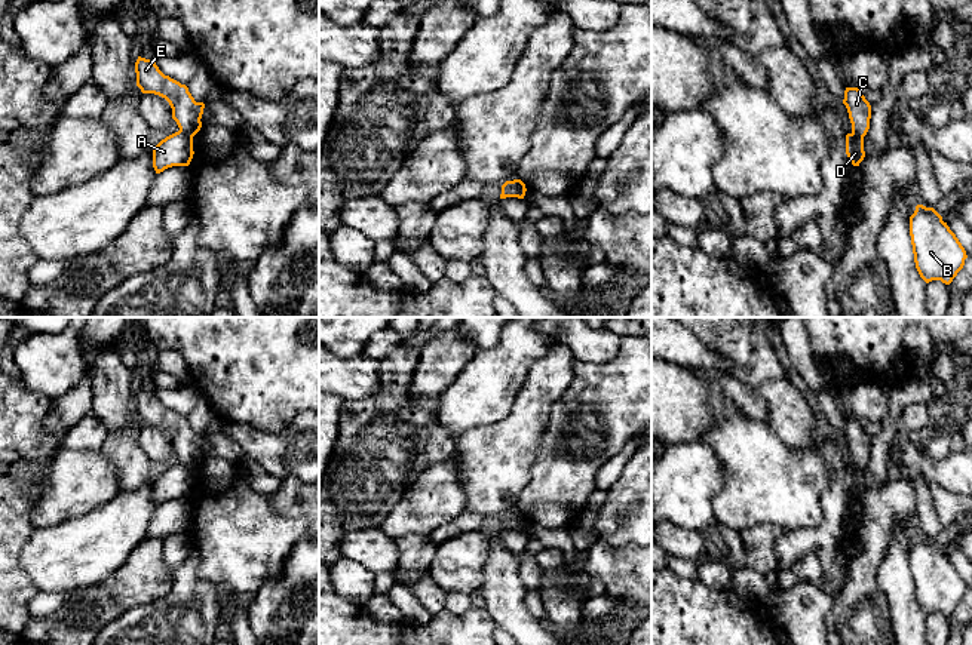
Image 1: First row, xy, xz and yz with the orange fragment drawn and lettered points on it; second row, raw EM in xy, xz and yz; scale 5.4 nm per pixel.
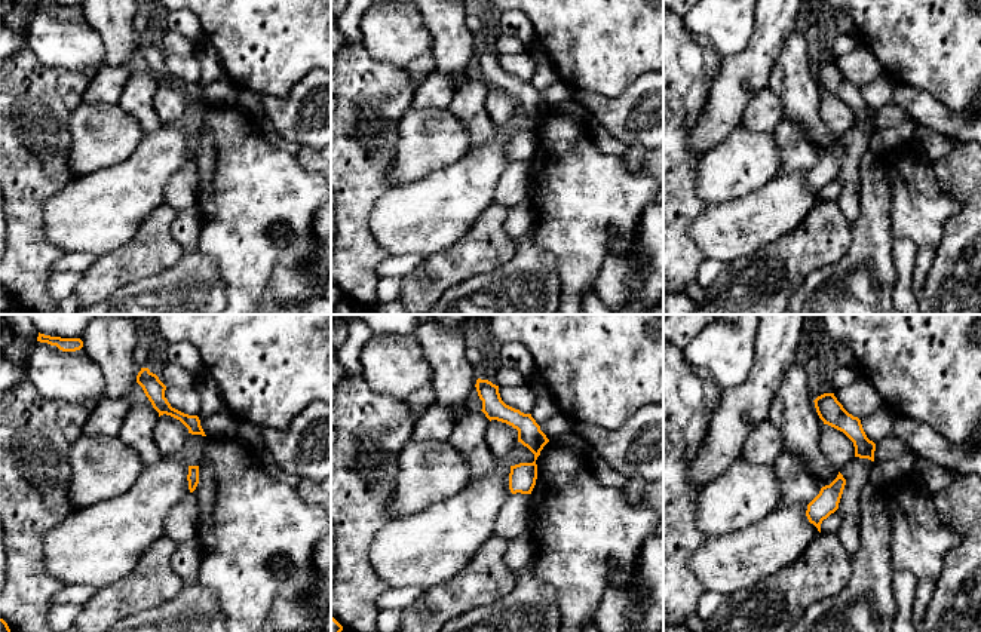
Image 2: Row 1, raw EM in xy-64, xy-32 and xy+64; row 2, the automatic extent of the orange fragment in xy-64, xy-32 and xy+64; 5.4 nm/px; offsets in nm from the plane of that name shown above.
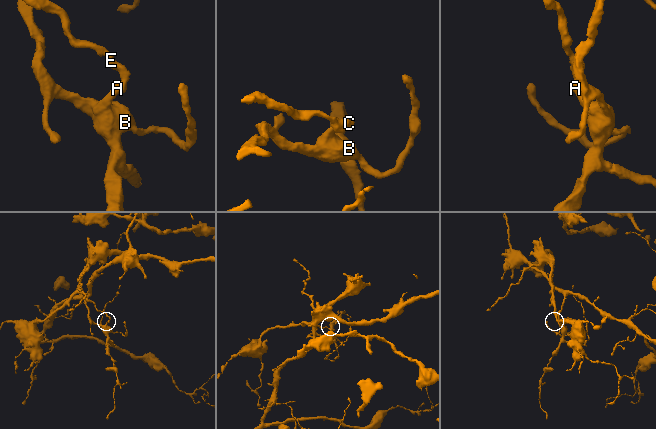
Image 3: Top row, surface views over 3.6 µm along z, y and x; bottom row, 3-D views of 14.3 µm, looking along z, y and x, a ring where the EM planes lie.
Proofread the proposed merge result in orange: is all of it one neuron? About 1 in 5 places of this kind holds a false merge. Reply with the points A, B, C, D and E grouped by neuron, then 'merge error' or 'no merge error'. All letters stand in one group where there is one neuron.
A B D / C E | merge error

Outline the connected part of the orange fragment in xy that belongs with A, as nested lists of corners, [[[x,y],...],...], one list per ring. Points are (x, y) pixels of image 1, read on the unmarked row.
[[[181,463],[162,472],[153,482],[153,500],[156,506],[172,498],[188,498],[193,491],[193,469]]]

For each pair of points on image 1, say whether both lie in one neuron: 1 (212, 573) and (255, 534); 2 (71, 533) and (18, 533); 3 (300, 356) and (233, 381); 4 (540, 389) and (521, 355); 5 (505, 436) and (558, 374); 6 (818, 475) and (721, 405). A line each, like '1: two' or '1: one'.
1: one
2: two
3: one
4: two
5: one
6: one

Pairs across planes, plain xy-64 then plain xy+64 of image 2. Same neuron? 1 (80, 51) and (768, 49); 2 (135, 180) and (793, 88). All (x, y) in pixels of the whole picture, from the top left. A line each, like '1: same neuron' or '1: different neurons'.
1: different neurons
2: different neurons

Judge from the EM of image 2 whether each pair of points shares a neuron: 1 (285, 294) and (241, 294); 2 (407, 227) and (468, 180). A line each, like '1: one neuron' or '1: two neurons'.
1: two neurons
2: one neuron

